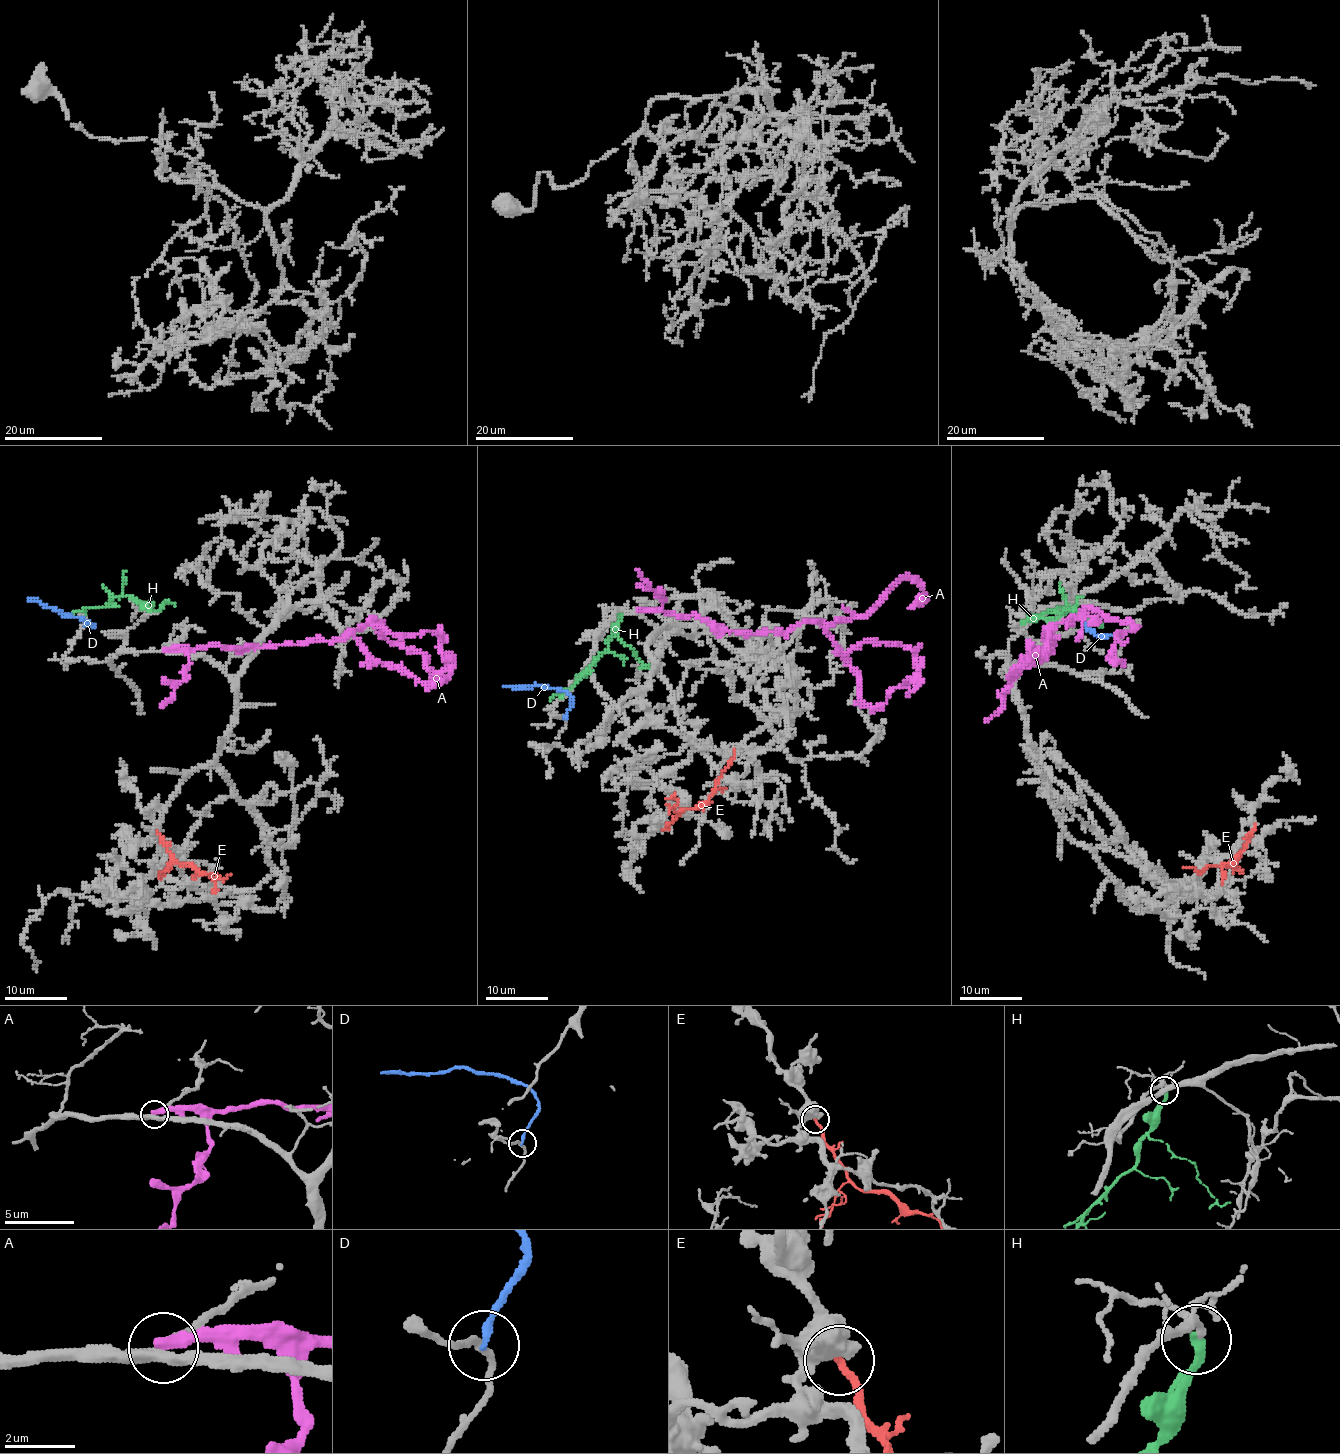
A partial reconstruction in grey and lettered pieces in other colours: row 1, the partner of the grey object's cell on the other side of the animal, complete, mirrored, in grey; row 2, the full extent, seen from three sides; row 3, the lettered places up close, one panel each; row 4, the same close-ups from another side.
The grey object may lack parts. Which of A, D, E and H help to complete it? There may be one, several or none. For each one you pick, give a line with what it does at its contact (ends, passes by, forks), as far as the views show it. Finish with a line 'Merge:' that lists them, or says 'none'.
H: it ends
Merge: H

